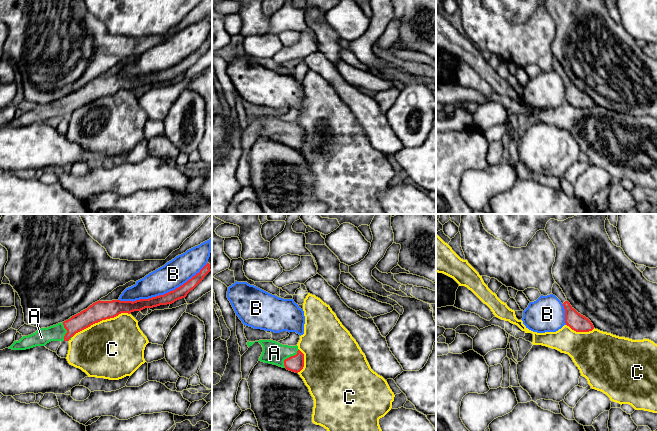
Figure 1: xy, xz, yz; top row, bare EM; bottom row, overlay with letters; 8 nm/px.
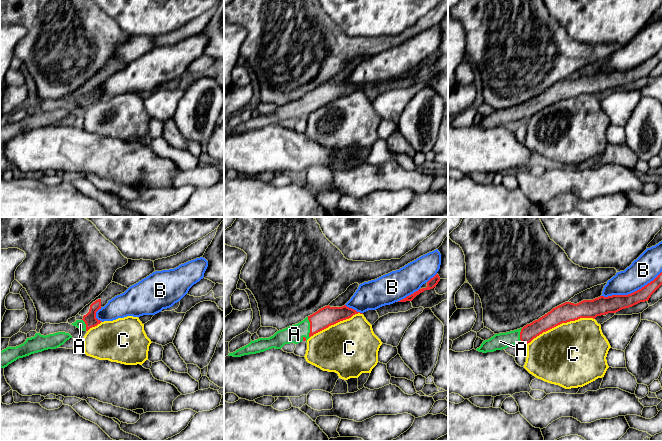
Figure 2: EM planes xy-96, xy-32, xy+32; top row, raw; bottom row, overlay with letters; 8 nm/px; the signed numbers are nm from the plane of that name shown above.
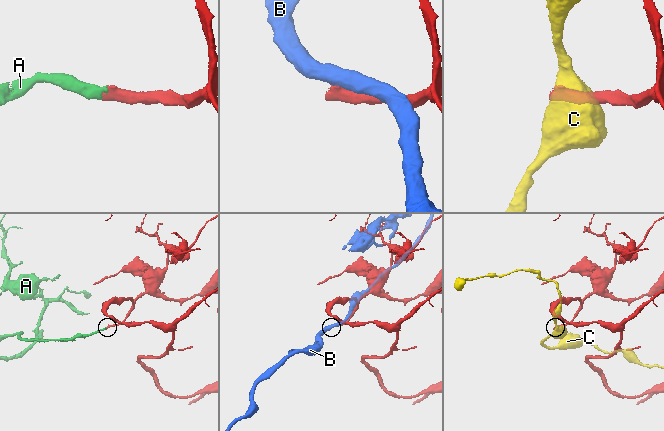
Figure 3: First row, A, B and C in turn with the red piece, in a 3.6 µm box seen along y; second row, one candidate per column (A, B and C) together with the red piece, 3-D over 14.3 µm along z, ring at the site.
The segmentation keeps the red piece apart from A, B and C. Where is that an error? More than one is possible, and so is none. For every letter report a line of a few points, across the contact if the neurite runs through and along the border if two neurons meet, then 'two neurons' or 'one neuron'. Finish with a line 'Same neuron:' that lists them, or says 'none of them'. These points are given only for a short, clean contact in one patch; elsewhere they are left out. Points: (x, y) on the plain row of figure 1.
A: xz (295, 139), (289, 133), (274, 129) | one neuron
B: two neurons
C: two neurons
Same neuron: A

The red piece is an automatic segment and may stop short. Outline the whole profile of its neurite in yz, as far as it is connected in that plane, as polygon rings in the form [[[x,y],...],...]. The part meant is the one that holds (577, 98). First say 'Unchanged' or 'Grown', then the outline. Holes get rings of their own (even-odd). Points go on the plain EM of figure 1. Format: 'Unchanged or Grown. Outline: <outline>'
Unchanged. Outline: [[[568,77],[563,79],[565,85],[565,99],[576,108],[589,108],[594,105],[591,97],[578,89]]]

